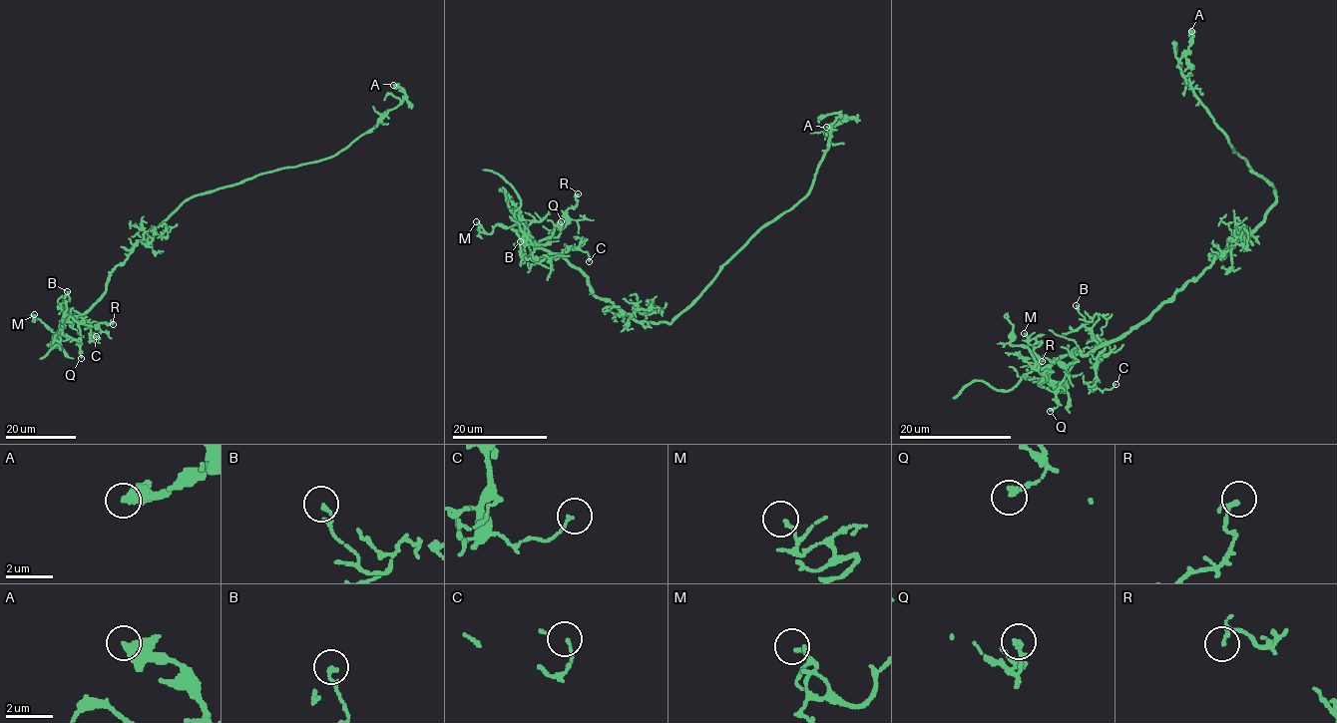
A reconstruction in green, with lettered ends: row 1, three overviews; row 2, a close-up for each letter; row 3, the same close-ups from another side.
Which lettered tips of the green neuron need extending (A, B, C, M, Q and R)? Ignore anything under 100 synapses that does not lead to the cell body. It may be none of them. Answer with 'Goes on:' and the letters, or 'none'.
Goes on: none

